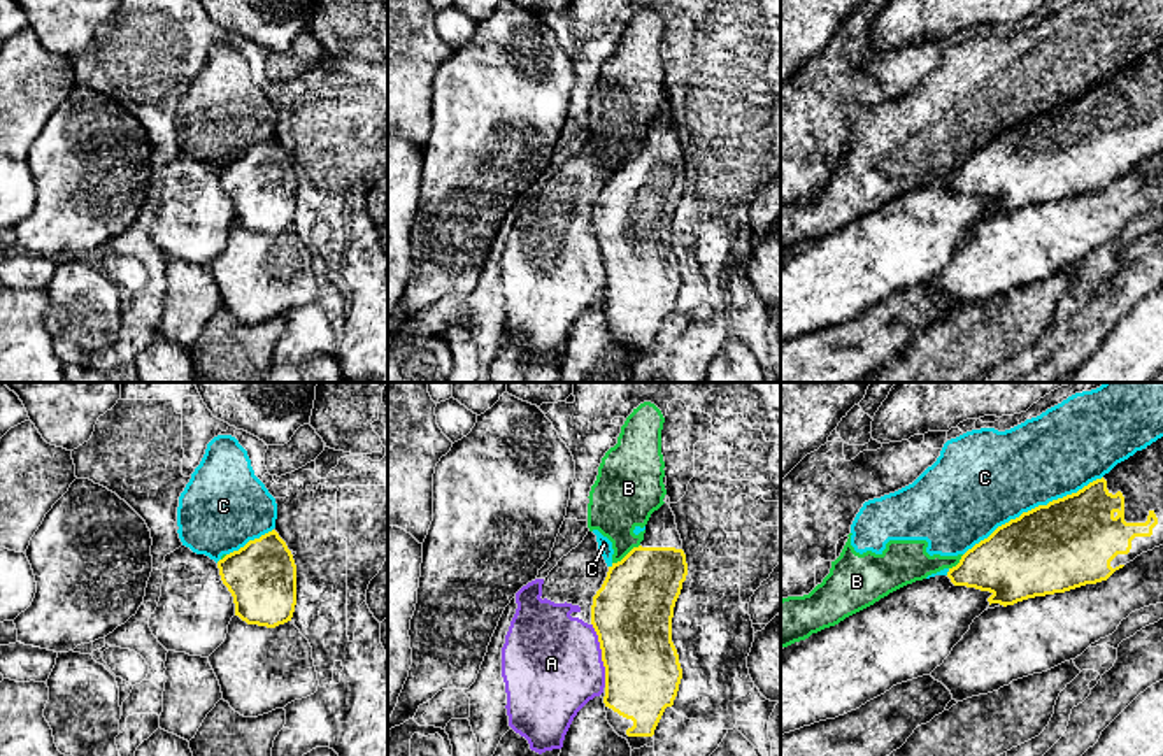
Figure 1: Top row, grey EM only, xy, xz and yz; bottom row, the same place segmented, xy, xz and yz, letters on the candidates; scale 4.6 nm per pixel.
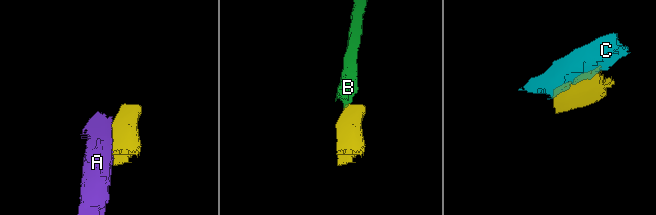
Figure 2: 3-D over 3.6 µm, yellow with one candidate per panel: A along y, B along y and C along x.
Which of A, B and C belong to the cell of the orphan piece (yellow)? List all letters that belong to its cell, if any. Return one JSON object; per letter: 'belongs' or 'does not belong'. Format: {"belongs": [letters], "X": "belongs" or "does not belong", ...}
{"belongs": [], "A": "does not belong", "B": "does not belong", "C": "does not belong"}

